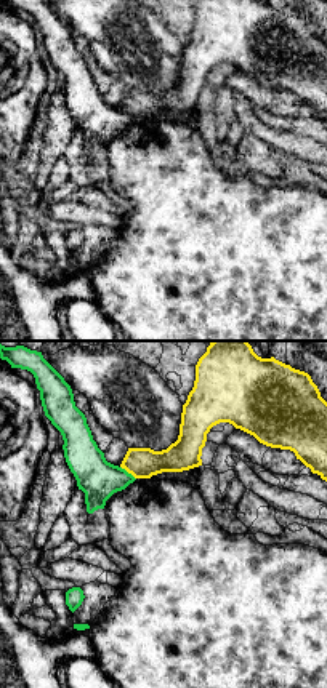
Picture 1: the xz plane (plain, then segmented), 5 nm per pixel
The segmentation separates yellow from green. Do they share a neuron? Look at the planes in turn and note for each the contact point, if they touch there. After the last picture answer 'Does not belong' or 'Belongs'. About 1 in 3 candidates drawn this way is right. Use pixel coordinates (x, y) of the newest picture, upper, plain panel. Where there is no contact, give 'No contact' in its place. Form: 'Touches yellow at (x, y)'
Touches yellow at (129, 114)

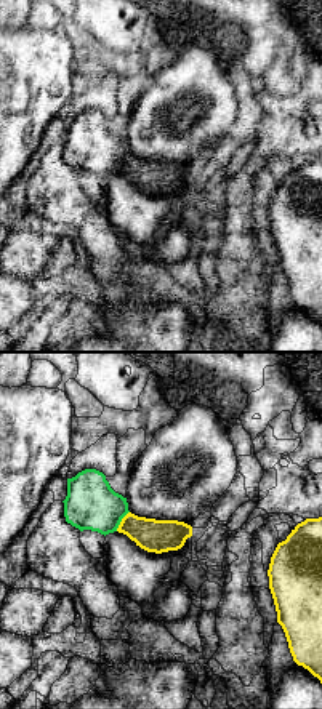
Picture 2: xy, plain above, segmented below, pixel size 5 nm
Touches yellow at (122, 162)

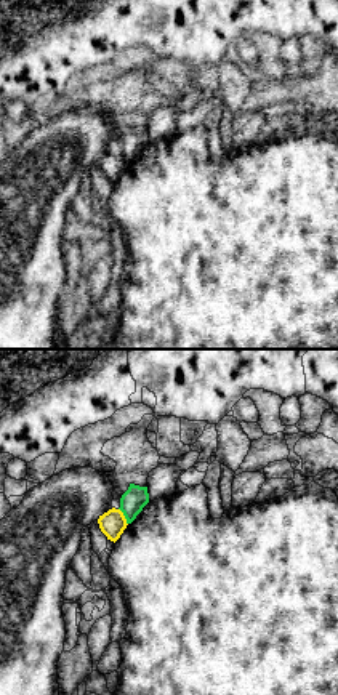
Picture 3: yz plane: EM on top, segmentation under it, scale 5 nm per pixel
Touches yellow at (124, 157)

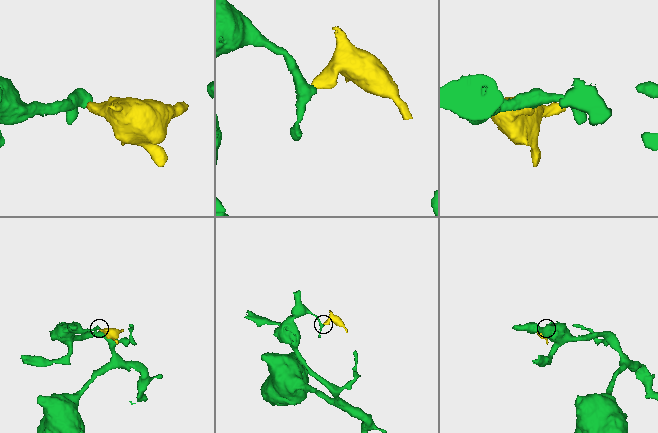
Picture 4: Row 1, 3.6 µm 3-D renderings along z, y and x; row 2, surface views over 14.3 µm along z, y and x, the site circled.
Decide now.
Does not belong

